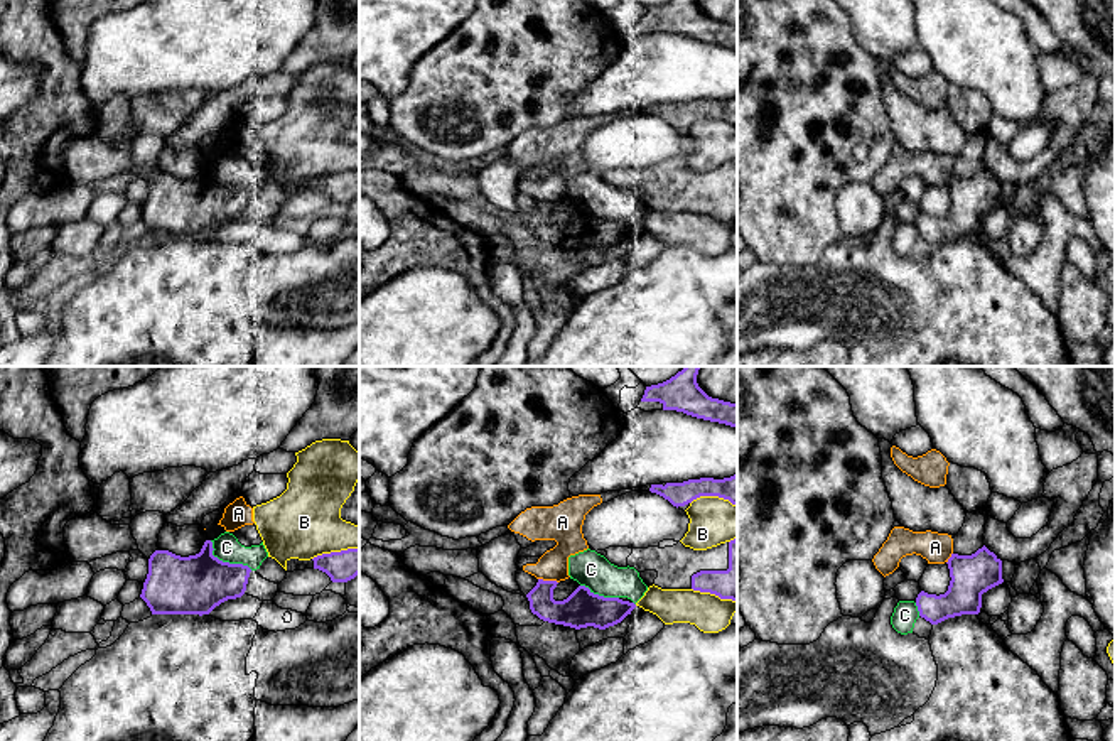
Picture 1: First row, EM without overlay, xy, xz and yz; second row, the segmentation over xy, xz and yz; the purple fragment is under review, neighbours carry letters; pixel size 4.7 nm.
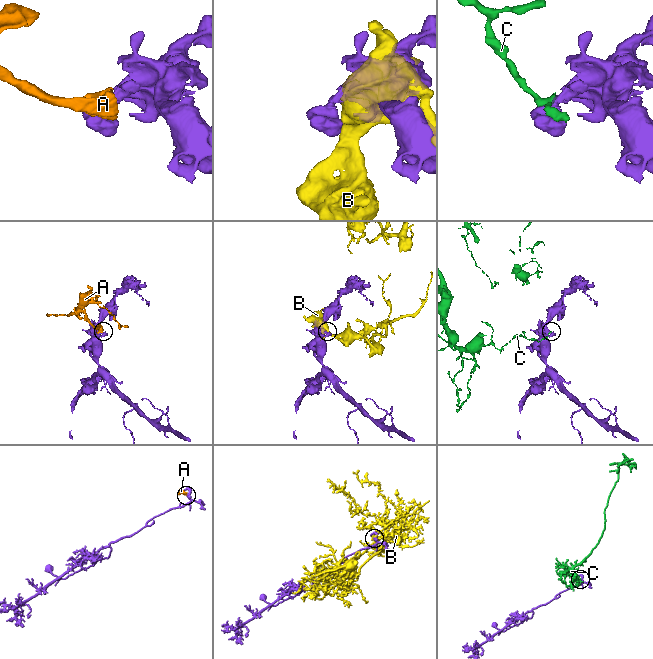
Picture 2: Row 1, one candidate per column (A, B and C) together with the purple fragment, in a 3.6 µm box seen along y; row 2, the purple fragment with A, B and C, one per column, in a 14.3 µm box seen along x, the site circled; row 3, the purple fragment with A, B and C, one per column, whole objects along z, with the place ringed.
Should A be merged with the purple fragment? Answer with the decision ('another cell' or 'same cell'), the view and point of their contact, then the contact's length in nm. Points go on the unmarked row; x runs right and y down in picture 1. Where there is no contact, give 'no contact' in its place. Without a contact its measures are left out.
same cell | xz (549, 203) | 100 nm

